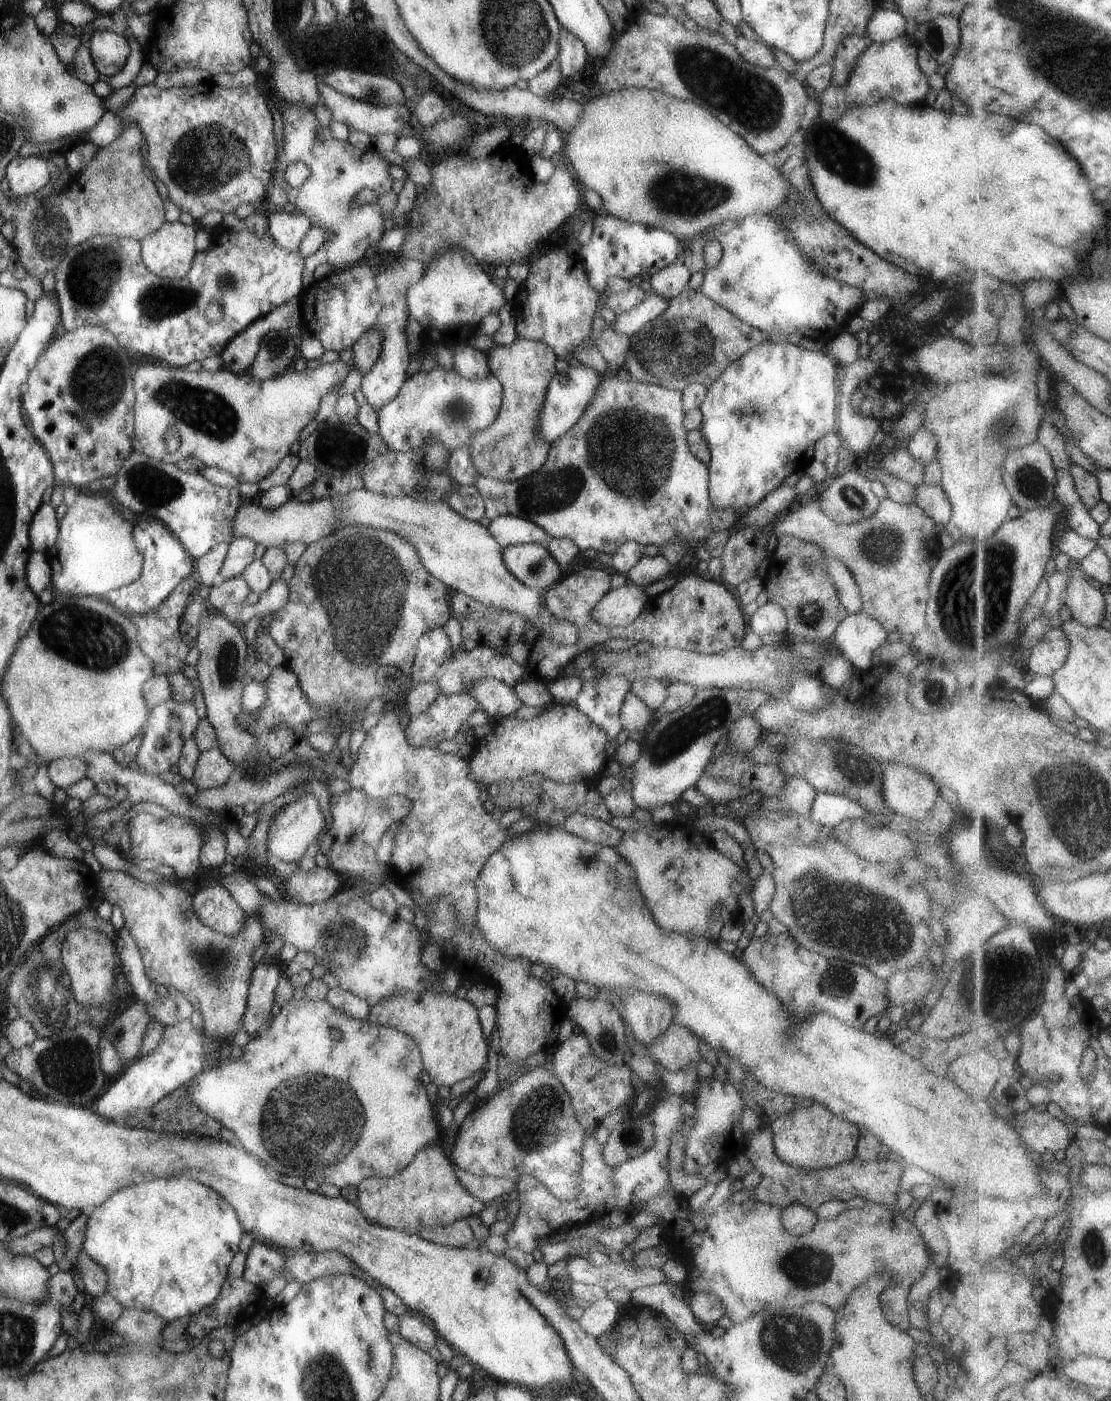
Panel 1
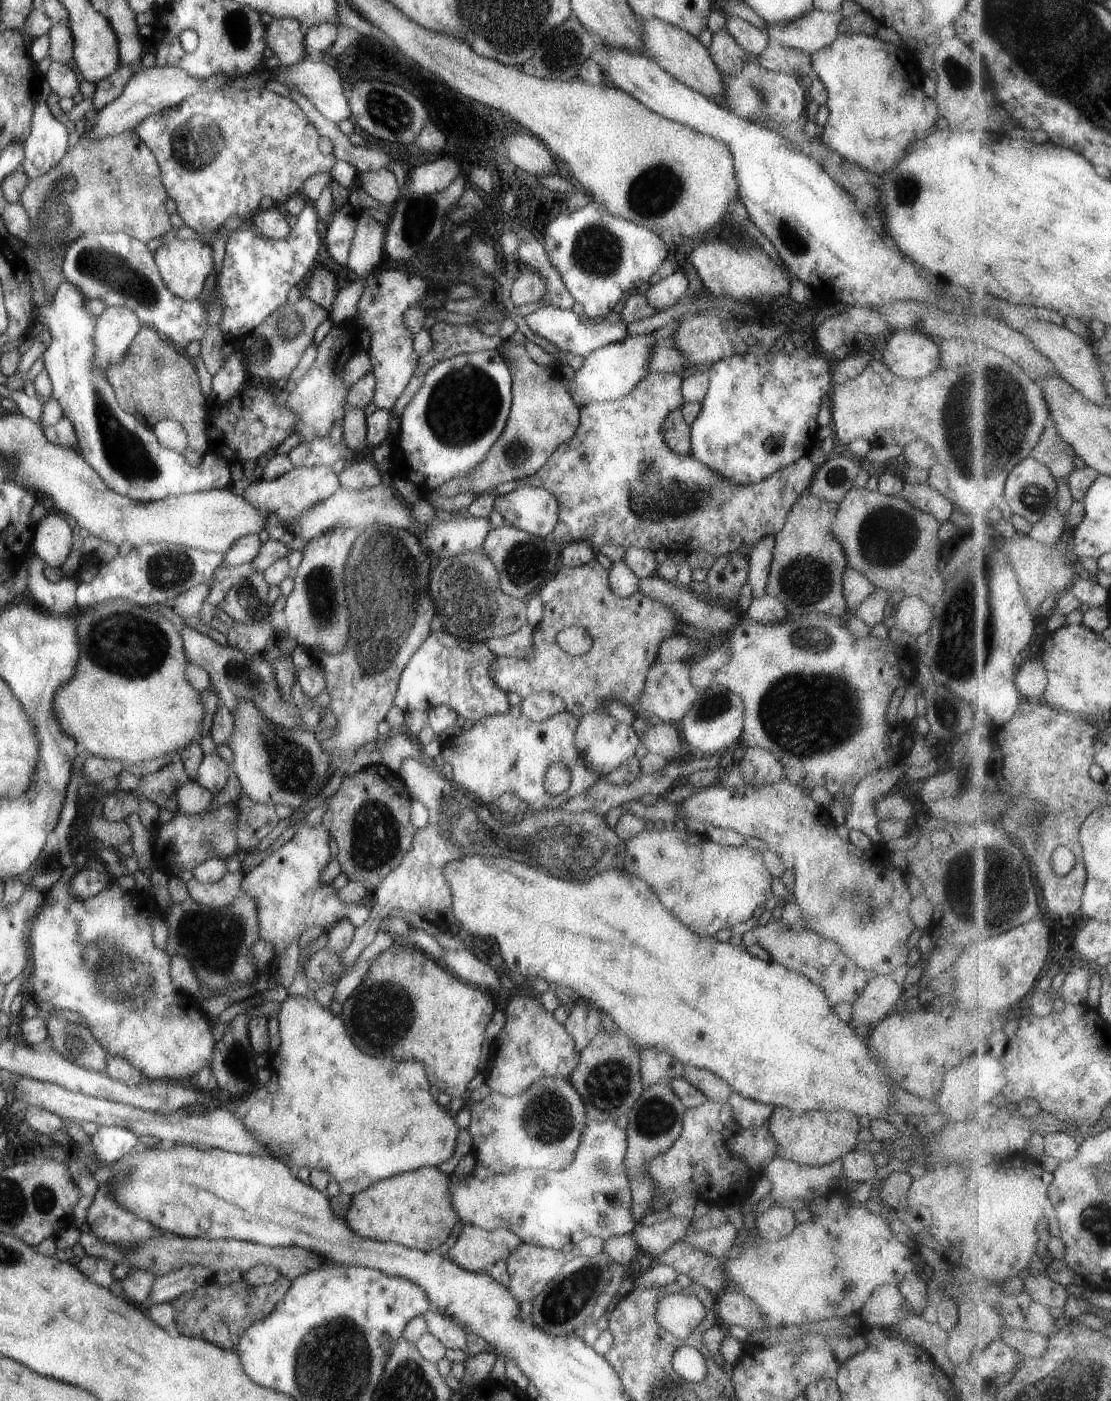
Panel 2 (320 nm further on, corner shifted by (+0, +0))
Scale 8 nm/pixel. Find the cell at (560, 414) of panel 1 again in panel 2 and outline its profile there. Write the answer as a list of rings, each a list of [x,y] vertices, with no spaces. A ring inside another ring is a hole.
[[[652,333],[627,335],[620,341],[606,344],[584,356],[580,367],[574,370],[569,386],[565,384],[574,403],[580,407],[590,402],[610,401],[625,396],[650,372],[648,364],[655,346],[653,342]]]

